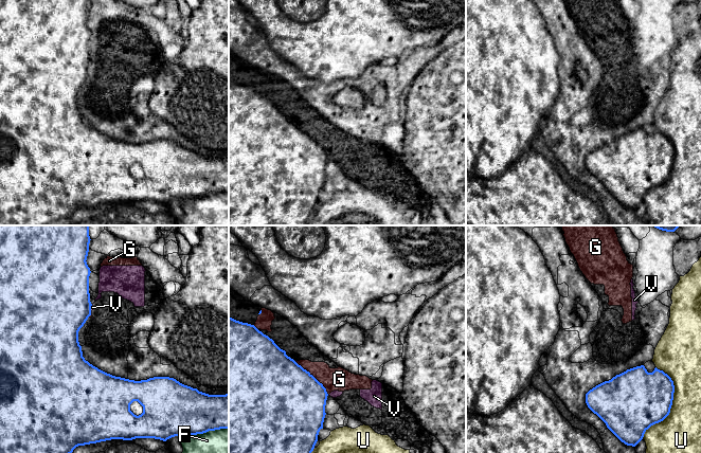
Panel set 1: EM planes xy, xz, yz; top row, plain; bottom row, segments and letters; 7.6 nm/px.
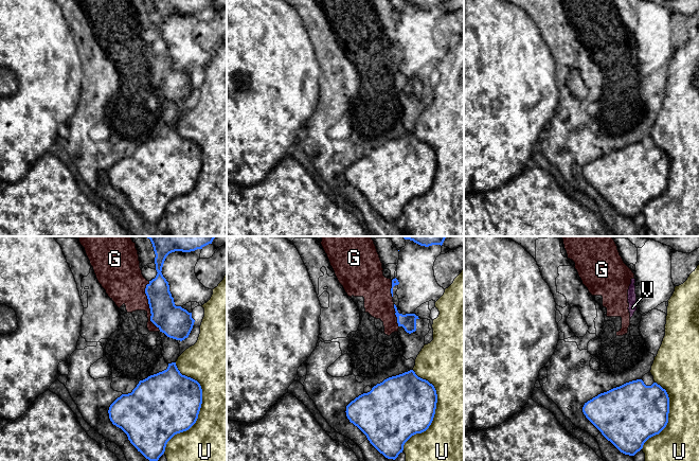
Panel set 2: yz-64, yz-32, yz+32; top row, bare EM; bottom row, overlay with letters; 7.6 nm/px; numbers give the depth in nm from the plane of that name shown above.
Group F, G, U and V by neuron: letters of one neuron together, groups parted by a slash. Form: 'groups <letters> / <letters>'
groups F / G V / U

